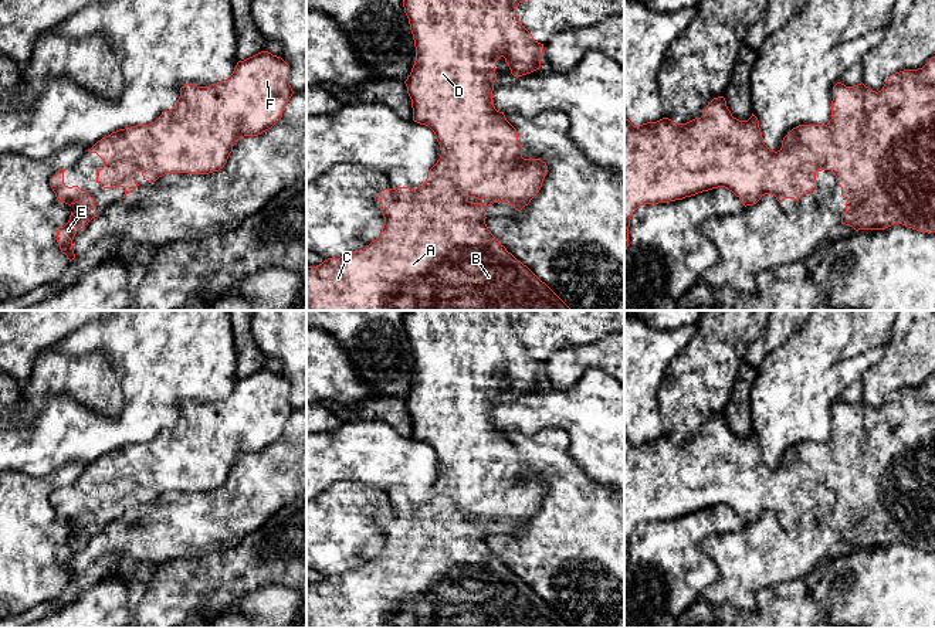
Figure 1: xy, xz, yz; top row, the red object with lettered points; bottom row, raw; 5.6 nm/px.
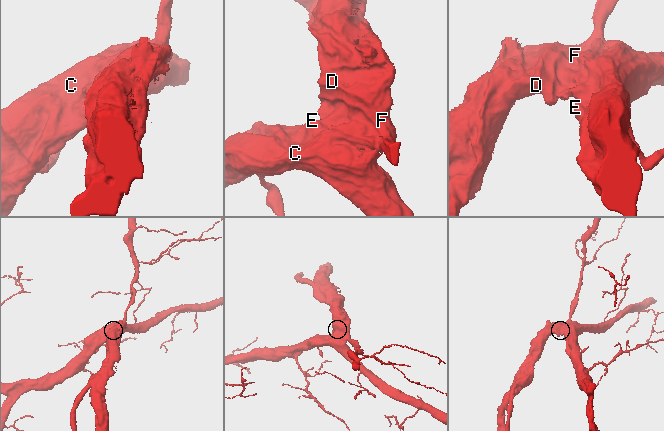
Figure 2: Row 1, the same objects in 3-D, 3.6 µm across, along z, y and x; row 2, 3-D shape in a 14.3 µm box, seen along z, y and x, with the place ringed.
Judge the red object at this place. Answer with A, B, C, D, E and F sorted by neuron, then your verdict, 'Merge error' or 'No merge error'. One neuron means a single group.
Groups: A B C D E F. No merge error

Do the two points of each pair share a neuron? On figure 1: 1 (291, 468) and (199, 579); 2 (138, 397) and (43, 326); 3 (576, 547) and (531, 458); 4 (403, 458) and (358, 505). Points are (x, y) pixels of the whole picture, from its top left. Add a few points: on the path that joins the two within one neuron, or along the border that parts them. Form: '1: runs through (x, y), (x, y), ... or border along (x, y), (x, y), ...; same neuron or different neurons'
1: border along (250, 533), (231, 547), (189, 560); different neurons
2: border along (84, 325), (51, 346); different neurons
3: runs through (576, 525), (573, 496), (554, 477); same neuron
4: border along (341, 481), (358, 481), (382, 492); different neurons

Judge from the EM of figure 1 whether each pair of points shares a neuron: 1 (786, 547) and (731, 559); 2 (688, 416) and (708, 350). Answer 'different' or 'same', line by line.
1: same
2: same

